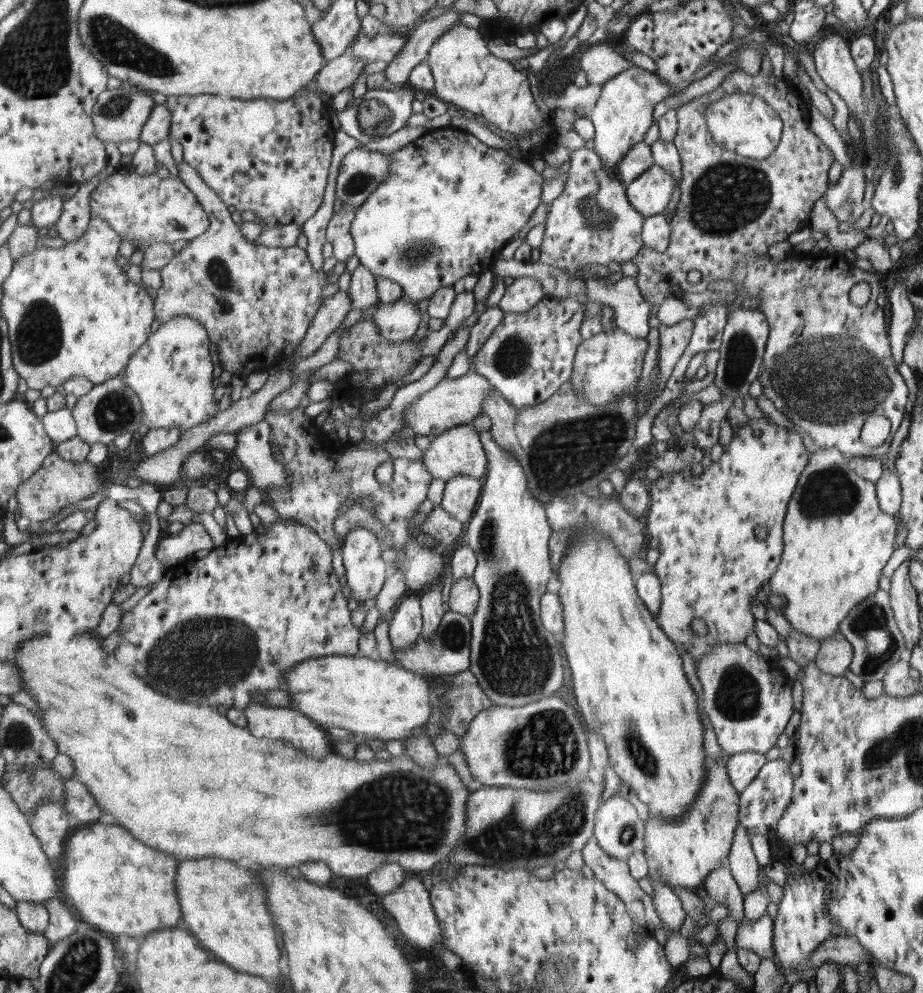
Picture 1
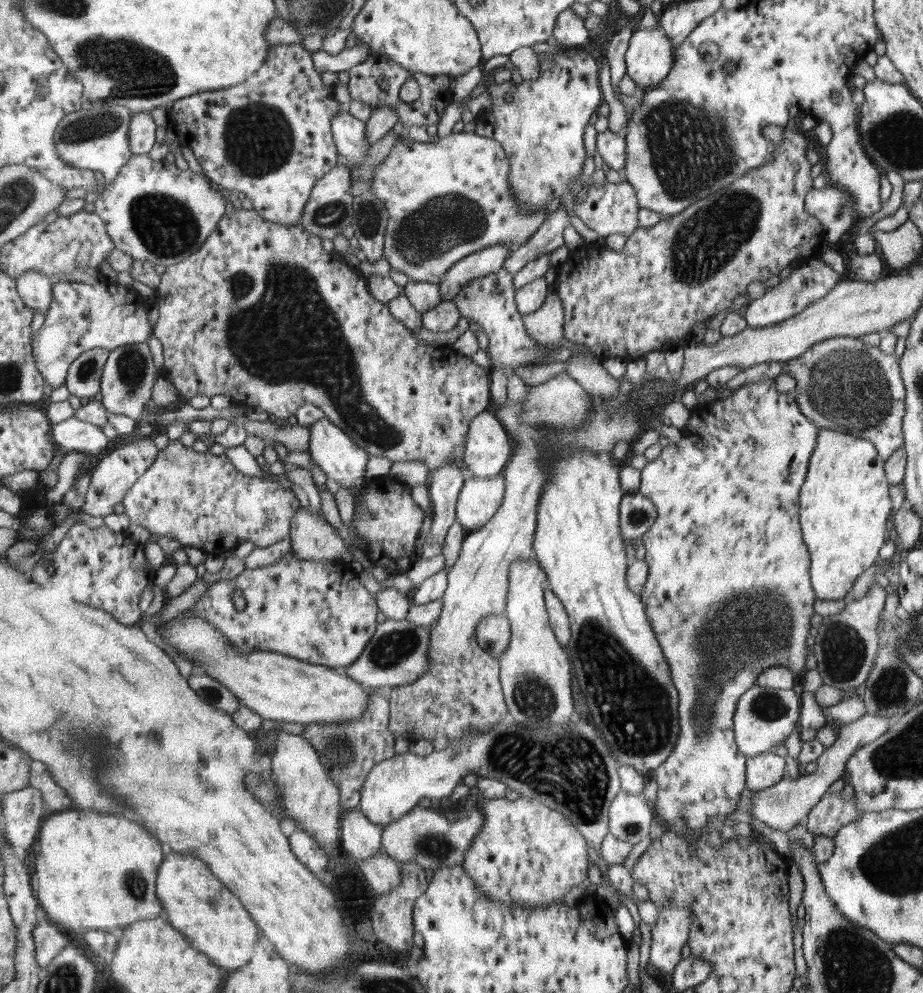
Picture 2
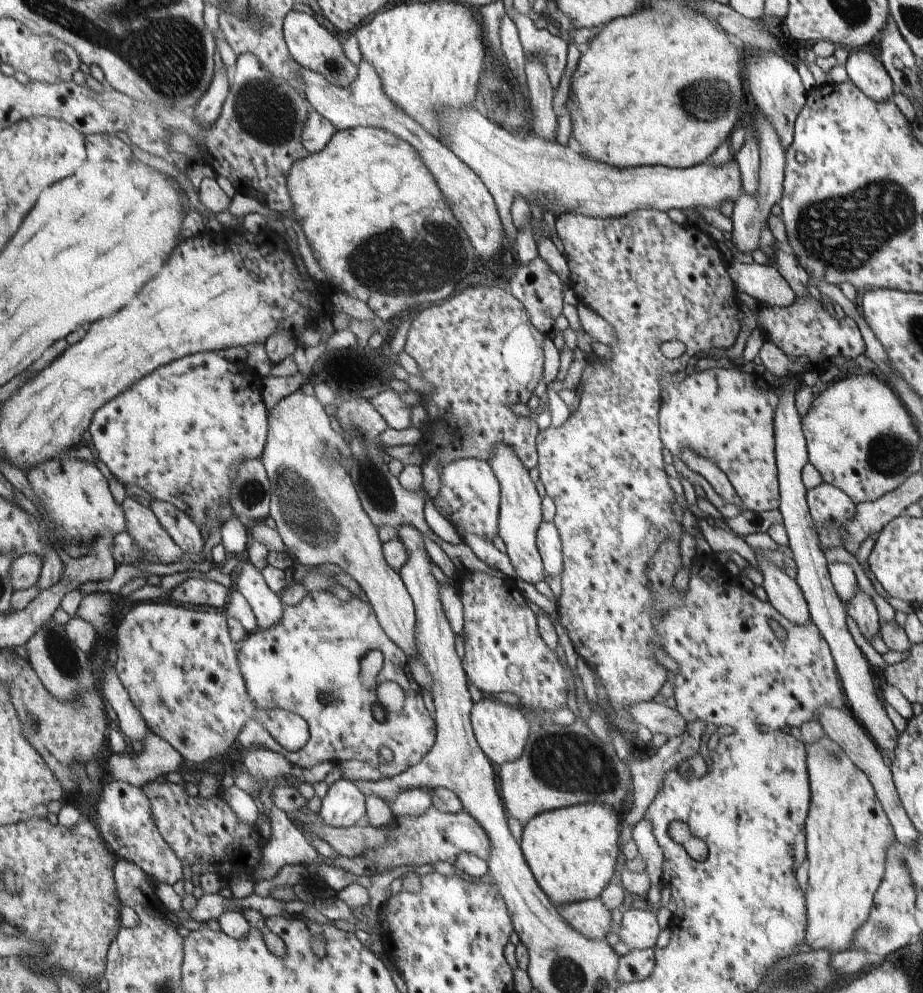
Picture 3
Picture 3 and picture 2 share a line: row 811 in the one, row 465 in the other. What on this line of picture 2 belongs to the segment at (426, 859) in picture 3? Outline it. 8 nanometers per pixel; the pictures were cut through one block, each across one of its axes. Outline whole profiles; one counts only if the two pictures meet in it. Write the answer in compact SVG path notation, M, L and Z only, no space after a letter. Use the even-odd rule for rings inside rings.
M235 209L232 214L224 216L200 251L166 268L161 276L160 285L156 290L160 300L156 304L159 317L154 326L154 335L160 342L159 348L163 349L165 377L174 383L185 401L198 394L210 398L215 394L226 394L230 396L232 404L249 411L258 407L279 422L296 414L304 403L310 403L321 408L332 424L339 425L356 444L372 455L384 456L392 462L420 460L426 463L431 471L442 467L444 463L454 461L465 470L464 449L466 449L468 427L471 426L472 419L476 418L476 415L482 413L486 406L490 406L488 404L490 384L486 370L476 366L470 358L466 358L466 355L458 355L452 350L448 356L448 368L408 368L408 366L430 364L432 346L426 346L422 341L416 340L414 334L390 314L386 303L379 302L371 296L369 290L366 290L366 282L356 274L356 270L348 268L343 257L338 254L328 254L322 248L320 240L318 236L304 232L300 224L276 224L265 220L254 209Z

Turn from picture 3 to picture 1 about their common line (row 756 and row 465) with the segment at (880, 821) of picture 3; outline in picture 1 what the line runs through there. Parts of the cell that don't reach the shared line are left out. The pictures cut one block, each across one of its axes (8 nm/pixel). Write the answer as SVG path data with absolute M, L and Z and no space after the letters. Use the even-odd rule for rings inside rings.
M842 447L816 448L816 451L809 455L808 464L799 476L795 494L790 500L787 515L785 516L785 523L783 524L785 544L783 556L781 556L779 568L777 568L775 574L771 576L769 583L771 592L785 599L786 603L783 609L779 611L793 624L795 630L802 632L802 634L813 636L820 642L829 636L835 635L836 632L839 631L840 623L849 615L852 608L859 605L862 600L873 595L879 589L878 580L880 580L880 572L882 572L882 568L886 566L886 562L888 562L892 556L893 550L896 547L894 538L896 538L896 534L899 530L899 518L894 515L887 515L880 509L875 483L856 474L856 471L849 467L848 458L844 455Z

